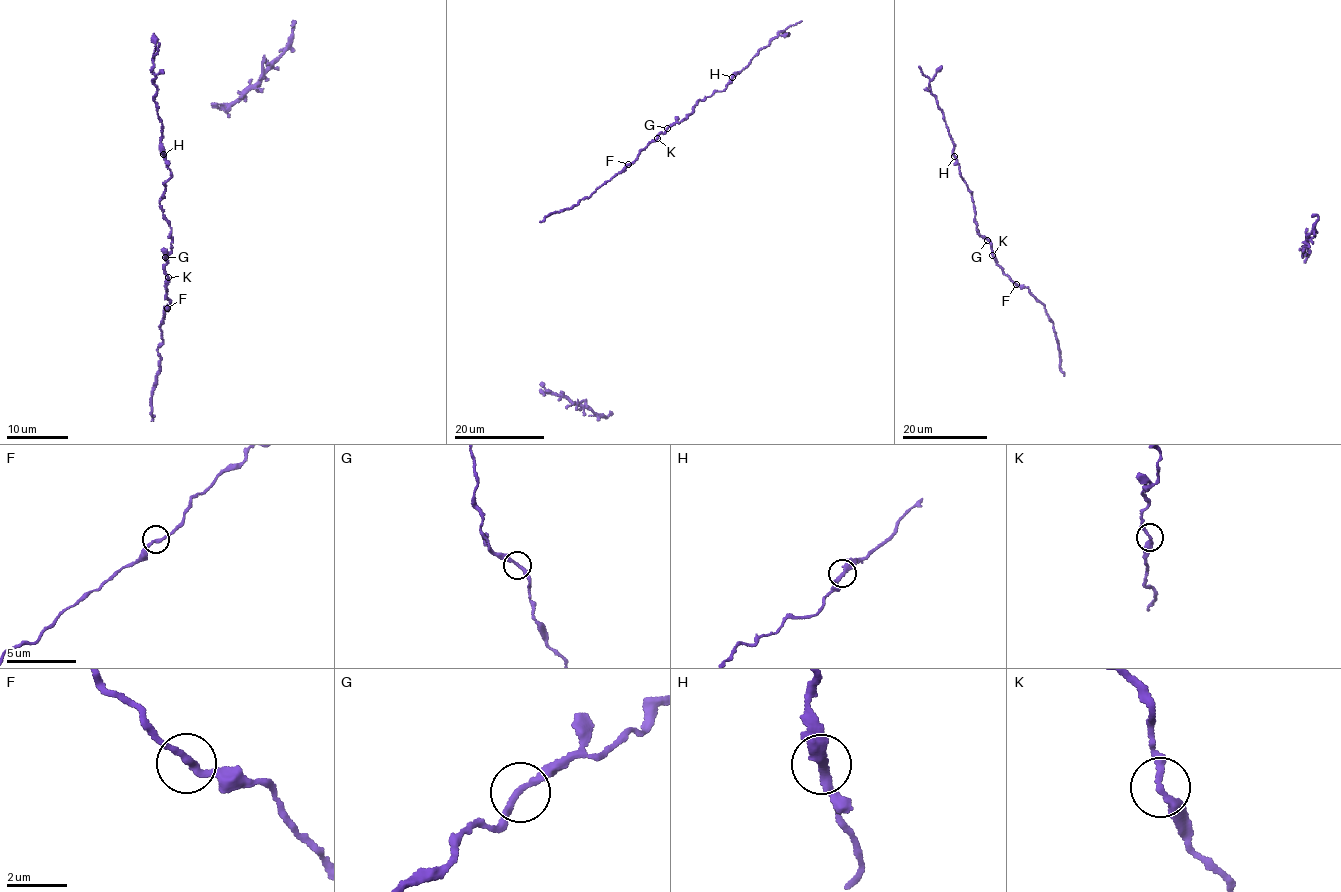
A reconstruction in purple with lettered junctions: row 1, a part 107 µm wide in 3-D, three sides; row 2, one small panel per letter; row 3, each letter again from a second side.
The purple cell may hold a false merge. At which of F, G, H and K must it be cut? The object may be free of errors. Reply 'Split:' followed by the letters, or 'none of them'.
Split: none of them

